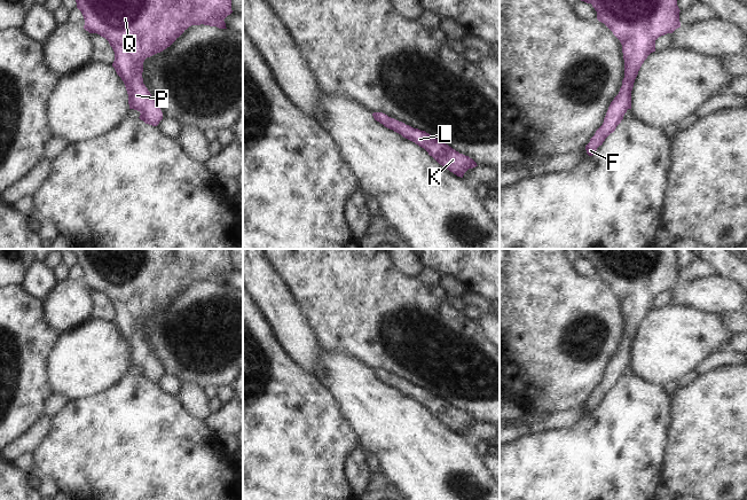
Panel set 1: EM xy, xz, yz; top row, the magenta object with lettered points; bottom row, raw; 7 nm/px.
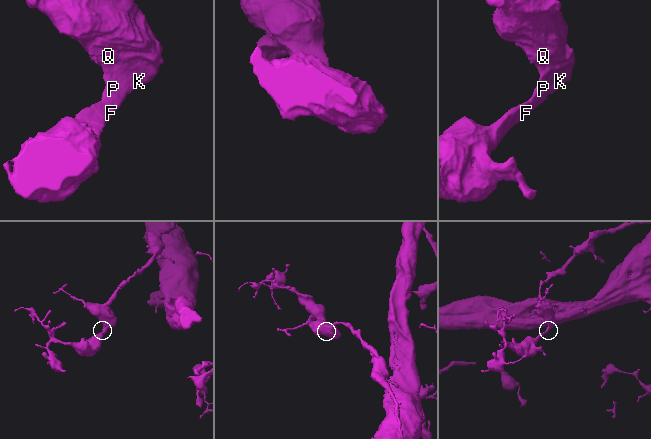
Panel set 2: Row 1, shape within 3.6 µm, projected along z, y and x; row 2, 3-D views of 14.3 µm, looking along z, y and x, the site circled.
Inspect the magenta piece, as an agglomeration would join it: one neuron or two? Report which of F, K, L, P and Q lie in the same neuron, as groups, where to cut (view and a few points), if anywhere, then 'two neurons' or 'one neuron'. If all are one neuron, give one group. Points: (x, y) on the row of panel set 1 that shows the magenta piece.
F K L P Q | no cut | one neuron

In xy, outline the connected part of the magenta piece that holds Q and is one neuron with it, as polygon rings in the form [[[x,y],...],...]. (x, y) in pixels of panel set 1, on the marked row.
[[[76,0],[89,33],[97,33],[105,38],[115,52],[112,67],[125,84],[128,94],[129,109],[137,110],[140,119],[146,124],[157,126],[163,119],[159,103],[151,96],[143,84],[143,62],[157,53],[170,47],[189,26],[210,25],[227,29],[225,18],[233,13],[231,0]]]

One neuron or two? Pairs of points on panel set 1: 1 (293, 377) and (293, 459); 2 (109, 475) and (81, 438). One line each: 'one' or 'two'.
1: one
2: one

